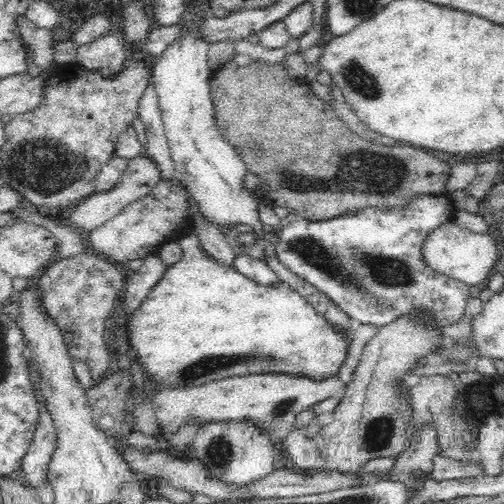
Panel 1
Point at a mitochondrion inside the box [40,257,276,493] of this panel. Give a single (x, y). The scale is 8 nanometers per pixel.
(219, 453)

